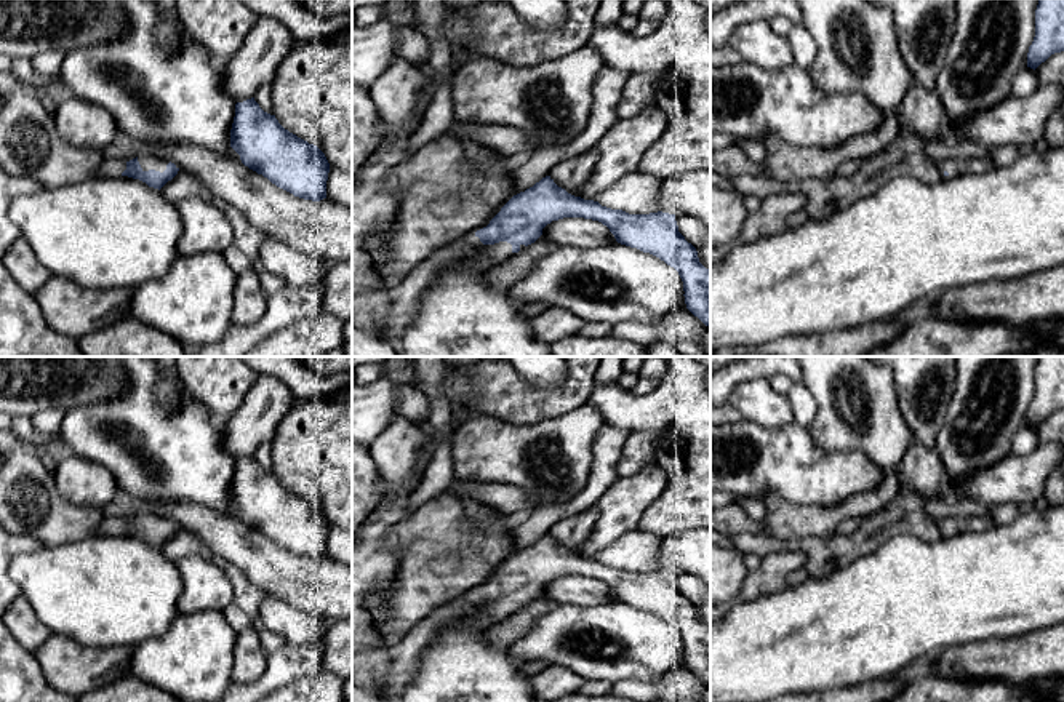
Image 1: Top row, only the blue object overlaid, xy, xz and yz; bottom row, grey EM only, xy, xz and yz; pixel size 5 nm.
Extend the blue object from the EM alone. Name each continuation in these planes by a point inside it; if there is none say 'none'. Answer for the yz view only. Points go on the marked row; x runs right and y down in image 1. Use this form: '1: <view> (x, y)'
1: yz (954, 167)

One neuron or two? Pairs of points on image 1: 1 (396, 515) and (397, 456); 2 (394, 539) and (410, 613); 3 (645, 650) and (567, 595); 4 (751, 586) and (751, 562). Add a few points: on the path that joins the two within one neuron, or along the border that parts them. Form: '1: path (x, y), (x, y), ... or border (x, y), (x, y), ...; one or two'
1: path (396, 501), (397, 470); one
2: path (410, 557), (410, 595); one
3: border (616, 600), (592, 605), (557, 605); two
4: border (762, 558), (749, 571); two

